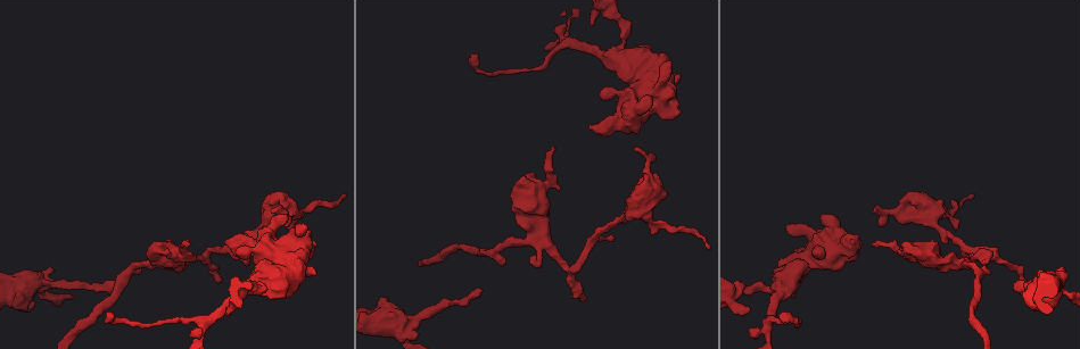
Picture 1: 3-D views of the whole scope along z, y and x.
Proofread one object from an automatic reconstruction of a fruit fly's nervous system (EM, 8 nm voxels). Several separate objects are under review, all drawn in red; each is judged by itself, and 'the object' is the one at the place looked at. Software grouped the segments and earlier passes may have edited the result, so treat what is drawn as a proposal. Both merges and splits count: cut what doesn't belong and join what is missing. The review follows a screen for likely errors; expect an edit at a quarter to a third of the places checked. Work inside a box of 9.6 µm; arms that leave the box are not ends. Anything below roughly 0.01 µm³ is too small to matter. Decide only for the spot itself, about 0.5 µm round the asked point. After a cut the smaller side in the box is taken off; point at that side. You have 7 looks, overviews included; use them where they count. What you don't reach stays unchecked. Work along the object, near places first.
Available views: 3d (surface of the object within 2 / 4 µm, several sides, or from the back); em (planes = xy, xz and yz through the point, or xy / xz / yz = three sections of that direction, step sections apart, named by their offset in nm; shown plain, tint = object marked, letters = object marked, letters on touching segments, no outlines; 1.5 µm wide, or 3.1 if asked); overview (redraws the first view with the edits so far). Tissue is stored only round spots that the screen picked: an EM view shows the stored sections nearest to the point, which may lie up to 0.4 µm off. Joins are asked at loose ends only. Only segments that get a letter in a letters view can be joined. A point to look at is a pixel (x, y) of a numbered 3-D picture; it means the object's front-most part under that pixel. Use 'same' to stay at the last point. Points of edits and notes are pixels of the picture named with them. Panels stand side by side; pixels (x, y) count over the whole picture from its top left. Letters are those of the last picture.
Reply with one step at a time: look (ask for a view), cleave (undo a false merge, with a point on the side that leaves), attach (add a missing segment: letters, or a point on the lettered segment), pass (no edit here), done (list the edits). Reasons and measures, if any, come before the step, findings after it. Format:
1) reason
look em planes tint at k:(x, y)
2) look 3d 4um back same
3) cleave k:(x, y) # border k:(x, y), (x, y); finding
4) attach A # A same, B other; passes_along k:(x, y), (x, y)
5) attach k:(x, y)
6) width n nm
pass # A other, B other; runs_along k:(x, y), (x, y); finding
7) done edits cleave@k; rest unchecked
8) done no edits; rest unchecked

branch stops here
look em planes letters at 1:(652, 233)

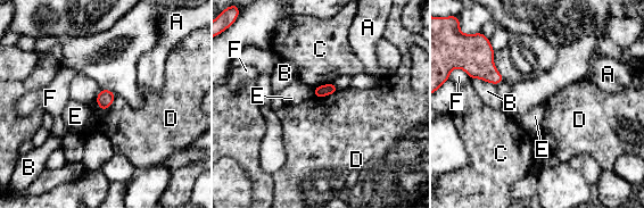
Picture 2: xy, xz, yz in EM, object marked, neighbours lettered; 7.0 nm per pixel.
width 120 nm
pass # A other, B other, C other, D other, E other, F other; border 2:(115, 93), (114, 101), (101, 111); no lettered segment goes on from it

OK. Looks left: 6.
free end
look em planes letters at 1:(221, 279)

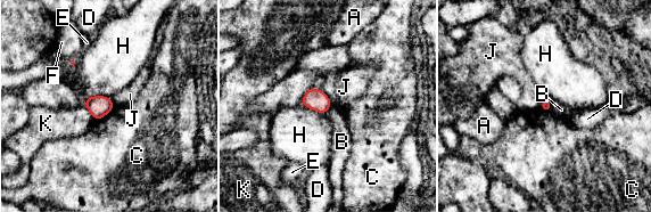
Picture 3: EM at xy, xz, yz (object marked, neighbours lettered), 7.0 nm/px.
pass # A other, B other, C other, D other, E other, F other, H other, J other, K other; border 3:(320, 89), (332, 104); none of them fits

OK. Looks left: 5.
branch stops here
look 3d 4um at 1:(874, 246)

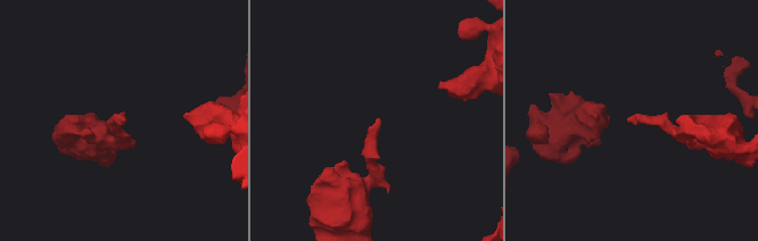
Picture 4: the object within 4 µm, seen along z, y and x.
look em xz step 8 tint at 4:(377, 120)

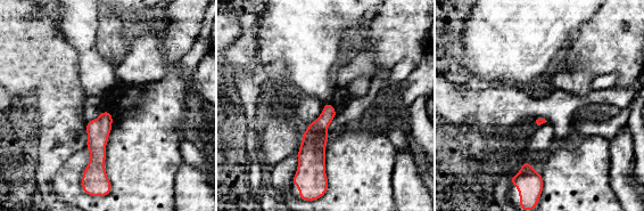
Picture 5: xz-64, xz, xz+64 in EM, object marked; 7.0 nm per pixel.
look em planes letters same

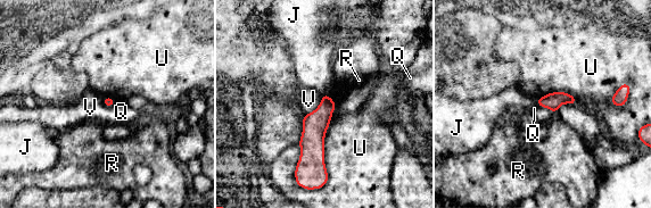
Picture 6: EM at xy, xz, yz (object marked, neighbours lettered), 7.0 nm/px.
longest_contact U 420 nm
pass # J other, Q other, R other, U other, V other; border 6:(322, 94), (320, 104), (304, 115); none of them fits

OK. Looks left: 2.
done no edits; rest unchecked

